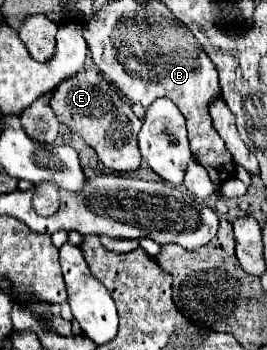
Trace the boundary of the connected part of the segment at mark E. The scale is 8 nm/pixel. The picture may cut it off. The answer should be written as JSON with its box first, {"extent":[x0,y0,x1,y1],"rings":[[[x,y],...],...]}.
{"extent":[51,69,143,171],"rings":[[[85,69],[63,81],[53,93],[51,103],[57,119],[71,131],[79,133],[97,151],[97,157],[105,167],[113,171],[135,171],[141,165],[137,133],[143,121],[131,111],[127,103],[123,103],[123,107],[113,107],[111,103],[115,95],[117,93],[111,89],[111,85],[95,69]]]}

